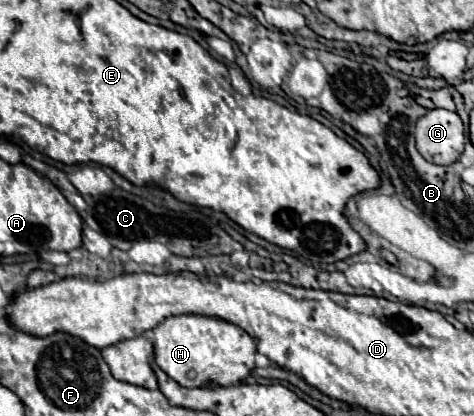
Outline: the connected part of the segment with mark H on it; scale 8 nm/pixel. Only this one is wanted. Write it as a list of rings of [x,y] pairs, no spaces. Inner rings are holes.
[[[174,315],[154,327],[154,351],[156,351],[156,365],[182,387],[200,387],[206,383],[236,385],[244,381],[254,369],[256,343],[246,331],[224,319],[206,315]]]

